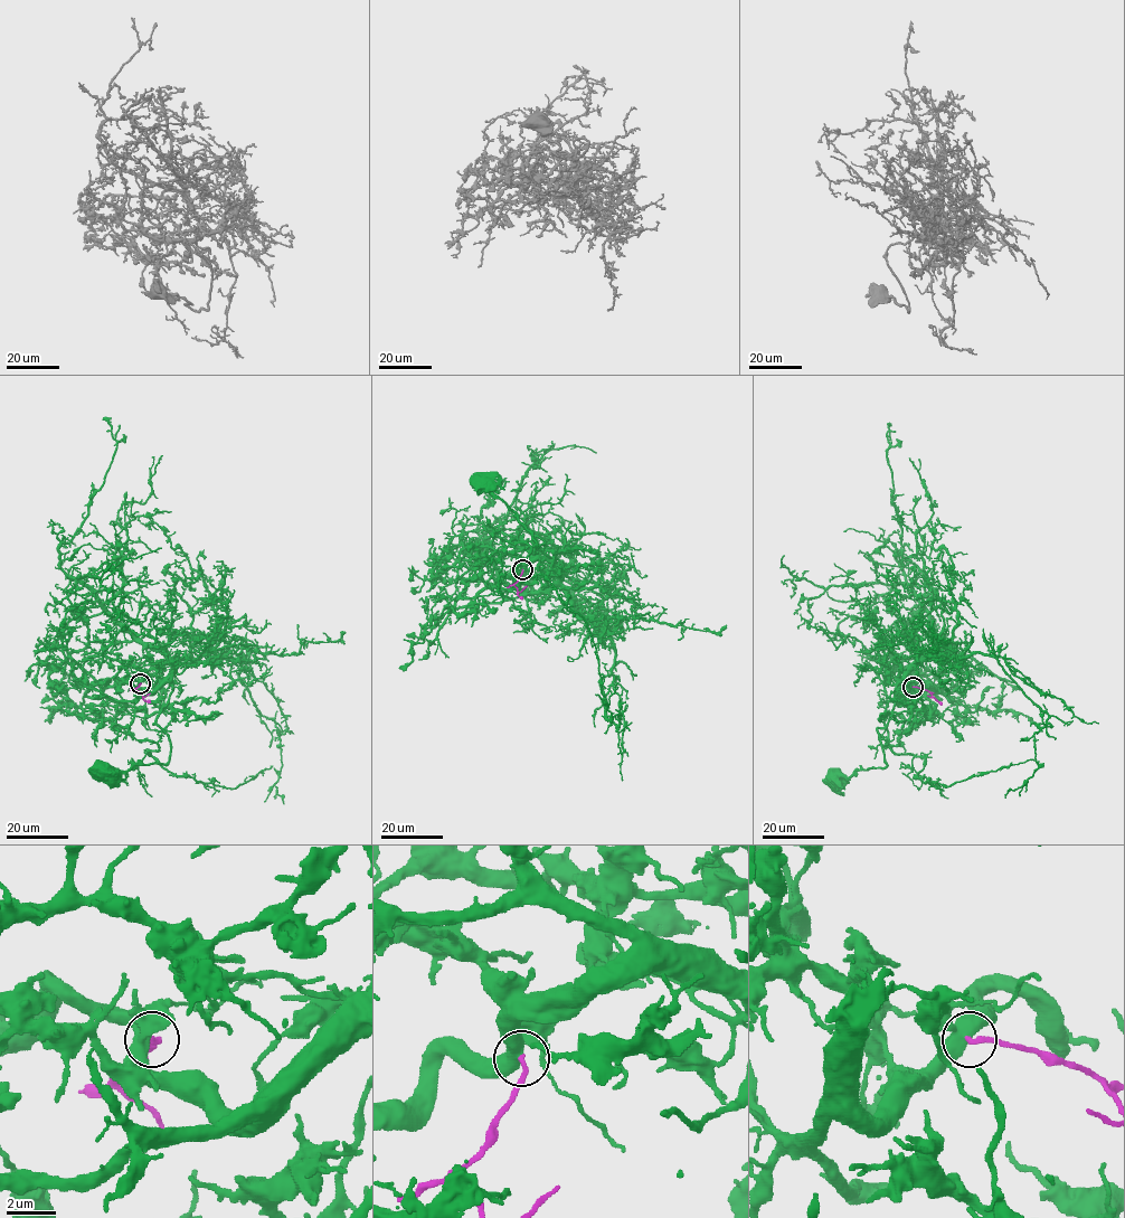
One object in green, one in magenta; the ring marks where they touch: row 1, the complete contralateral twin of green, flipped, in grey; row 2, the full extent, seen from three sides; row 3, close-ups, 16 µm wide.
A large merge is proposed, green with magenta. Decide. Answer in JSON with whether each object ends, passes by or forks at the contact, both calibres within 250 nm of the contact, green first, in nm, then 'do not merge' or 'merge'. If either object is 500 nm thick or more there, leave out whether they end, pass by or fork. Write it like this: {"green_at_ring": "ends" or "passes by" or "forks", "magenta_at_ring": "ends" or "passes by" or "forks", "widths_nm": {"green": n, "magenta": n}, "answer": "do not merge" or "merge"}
{"widths_nm": {"green": 550, "magenta": 200}, "answer": "do not merge"}

